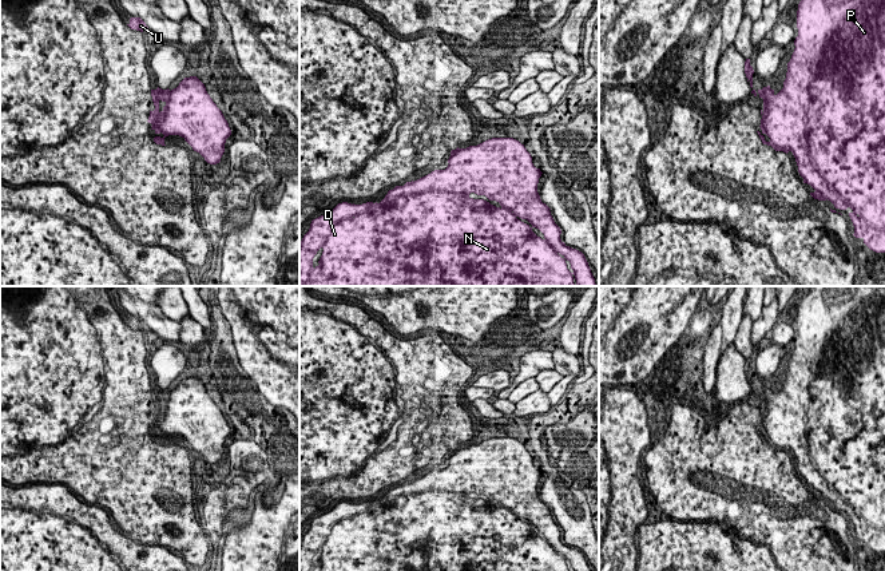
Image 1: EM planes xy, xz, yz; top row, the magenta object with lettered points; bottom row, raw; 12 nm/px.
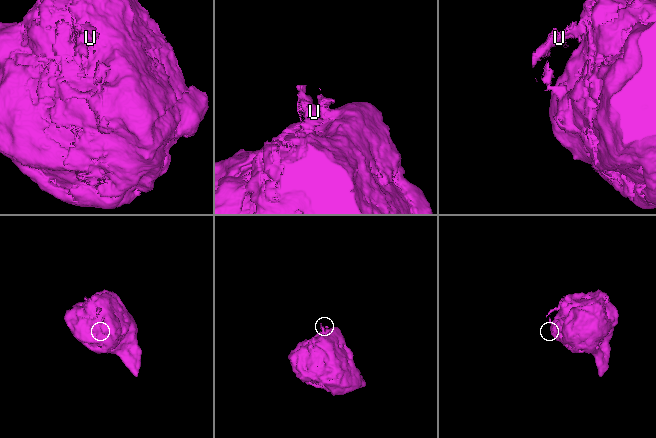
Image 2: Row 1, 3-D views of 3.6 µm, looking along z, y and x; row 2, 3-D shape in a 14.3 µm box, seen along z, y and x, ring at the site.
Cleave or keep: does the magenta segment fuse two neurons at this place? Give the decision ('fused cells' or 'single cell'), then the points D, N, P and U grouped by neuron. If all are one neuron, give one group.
fused cells; groups D N P / U

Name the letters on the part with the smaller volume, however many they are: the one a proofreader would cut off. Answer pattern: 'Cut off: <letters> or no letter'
Cut off: U

